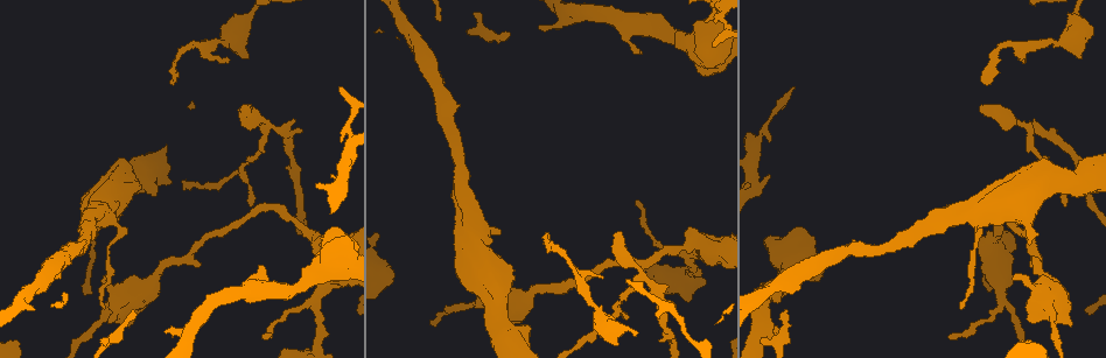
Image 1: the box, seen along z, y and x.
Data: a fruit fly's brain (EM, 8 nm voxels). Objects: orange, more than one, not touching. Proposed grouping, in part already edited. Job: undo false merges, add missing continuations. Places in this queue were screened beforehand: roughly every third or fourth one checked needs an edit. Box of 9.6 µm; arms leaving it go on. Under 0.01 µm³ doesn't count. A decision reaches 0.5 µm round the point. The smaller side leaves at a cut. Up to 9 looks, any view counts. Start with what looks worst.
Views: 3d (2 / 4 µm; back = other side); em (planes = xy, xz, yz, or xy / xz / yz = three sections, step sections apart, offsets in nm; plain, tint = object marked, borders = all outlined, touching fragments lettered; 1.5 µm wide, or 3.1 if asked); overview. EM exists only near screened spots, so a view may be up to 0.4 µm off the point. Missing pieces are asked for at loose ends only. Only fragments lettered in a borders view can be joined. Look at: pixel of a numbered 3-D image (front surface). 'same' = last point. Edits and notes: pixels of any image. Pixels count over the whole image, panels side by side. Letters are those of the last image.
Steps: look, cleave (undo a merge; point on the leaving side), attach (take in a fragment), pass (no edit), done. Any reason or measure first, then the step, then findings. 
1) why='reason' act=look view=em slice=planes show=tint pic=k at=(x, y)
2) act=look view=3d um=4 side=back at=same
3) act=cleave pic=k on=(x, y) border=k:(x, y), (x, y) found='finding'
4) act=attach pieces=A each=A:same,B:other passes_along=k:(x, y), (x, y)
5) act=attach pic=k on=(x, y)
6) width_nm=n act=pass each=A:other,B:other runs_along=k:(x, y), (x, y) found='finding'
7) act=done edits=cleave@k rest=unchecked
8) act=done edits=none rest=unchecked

why='thin end' act=look view=3d um=2 pic=1 at=(601, 277)

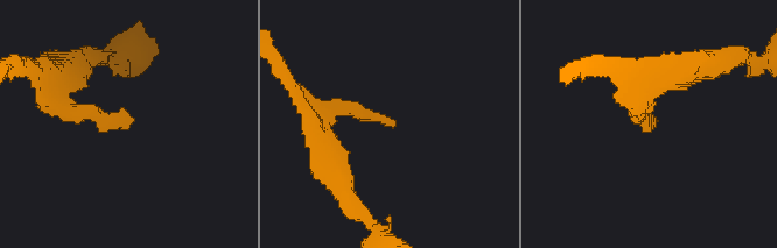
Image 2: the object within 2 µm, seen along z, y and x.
act=look view=em slice=xz step=8 show=borders pic=2 at=(390, 126)

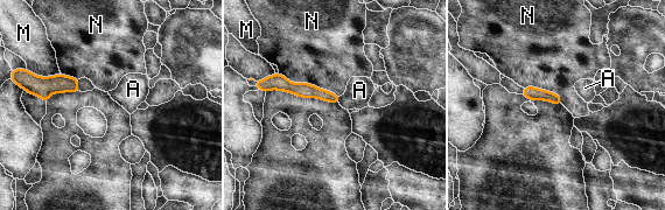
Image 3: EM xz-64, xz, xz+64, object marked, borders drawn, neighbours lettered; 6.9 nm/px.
act=look view=em slice=planes show=borders at=same

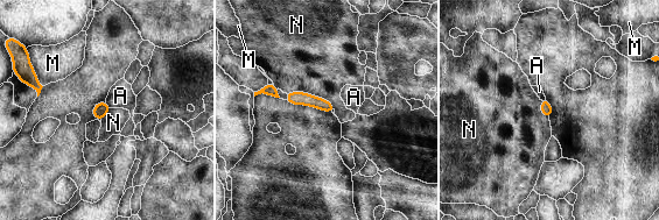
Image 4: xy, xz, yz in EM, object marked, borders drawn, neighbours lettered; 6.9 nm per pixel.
act=pass each=A:other,M:other,N:other found='no lettered fragment goes on from it'

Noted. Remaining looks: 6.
why='an open end' act=look view=em slice=yz step=8 show=plain pic=1 at=(264, 269)

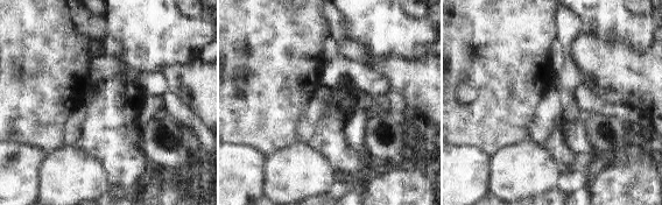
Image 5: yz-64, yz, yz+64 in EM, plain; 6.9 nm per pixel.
why='what lies round it' act=look view=em slice=yz step=8 show=borders at=same

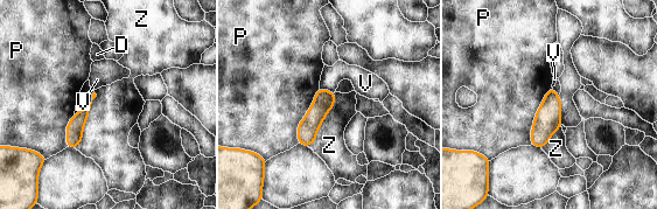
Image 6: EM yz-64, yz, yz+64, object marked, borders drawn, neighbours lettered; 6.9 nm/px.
width_nm=140 act=pass each=D:other,P:other,V:other,Z:other runs_along=6:(332, 95), (321, 105), (302, 141) found='no lettered fragment goes on from it'

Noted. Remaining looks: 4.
why='branch stops here' act=look view=em slice=yz step=8 show=tint pic=1 at=(973, 228)

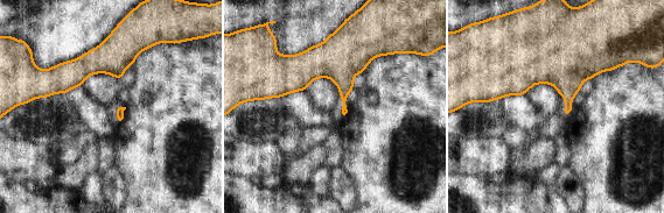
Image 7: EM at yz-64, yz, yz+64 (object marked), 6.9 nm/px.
act=look view=em slice=planes show=borders at=same

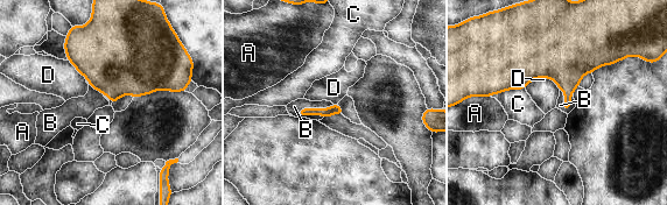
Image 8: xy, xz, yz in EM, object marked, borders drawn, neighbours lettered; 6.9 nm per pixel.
act=attach pieces=B each=A:other,B:same,C:other,D:other found='the cell continues'

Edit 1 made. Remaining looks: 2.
act=done edits=attach@8 rest=unchecked

